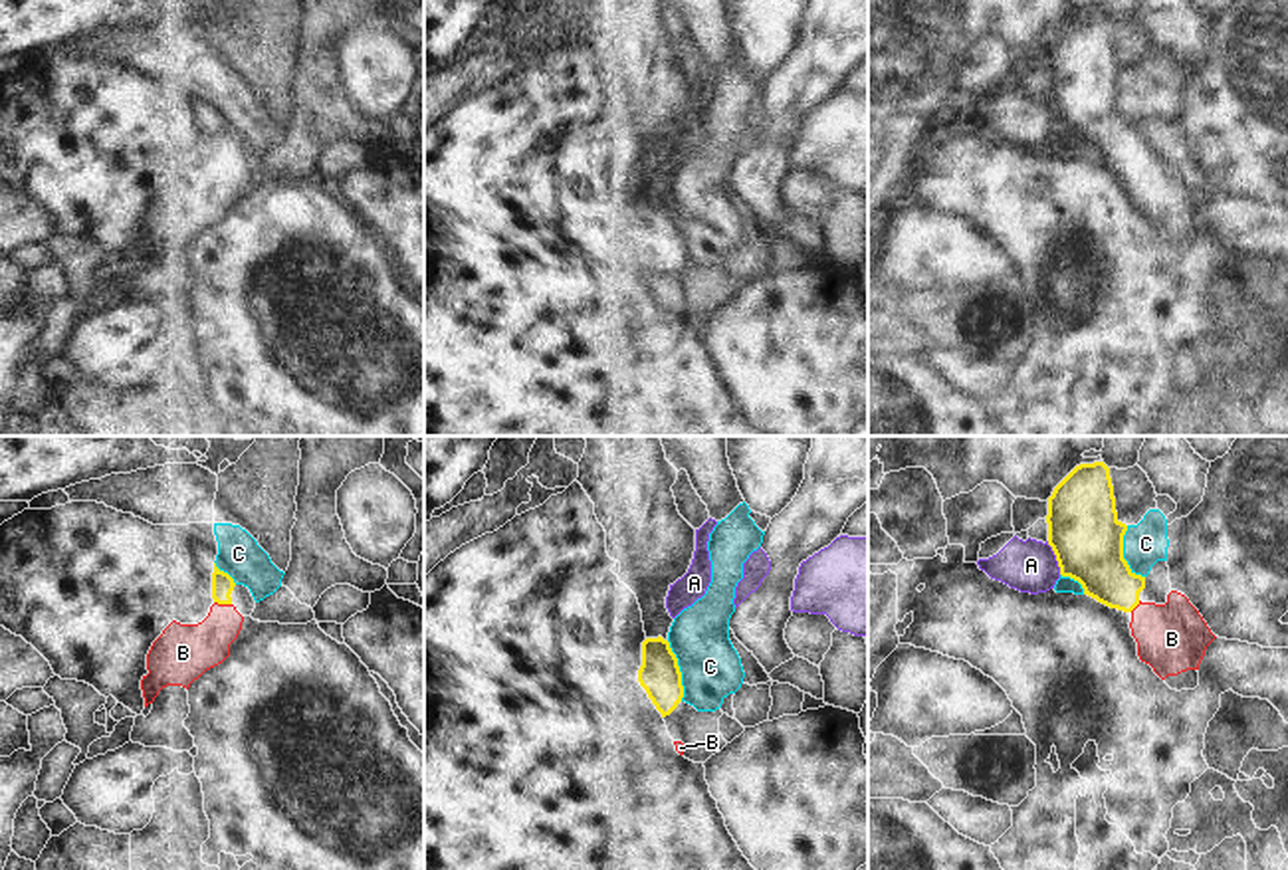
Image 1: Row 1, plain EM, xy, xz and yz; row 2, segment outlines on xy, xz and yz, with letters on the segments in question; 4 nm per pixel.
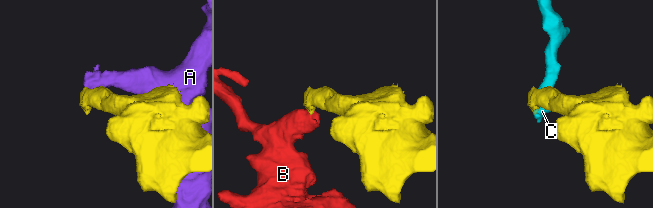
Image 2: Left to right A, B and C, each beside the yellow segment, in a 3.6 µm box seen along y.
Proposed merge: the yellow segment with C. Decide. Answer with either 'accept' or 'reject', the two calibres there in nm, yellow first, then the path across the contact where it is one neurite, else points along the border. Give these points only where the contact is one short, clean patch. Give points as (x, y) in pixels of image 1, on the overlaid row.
reject; 170 nm thick on the yellow side, 240 nm on the other

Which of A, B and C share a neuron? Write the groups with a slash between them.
A / B / C

